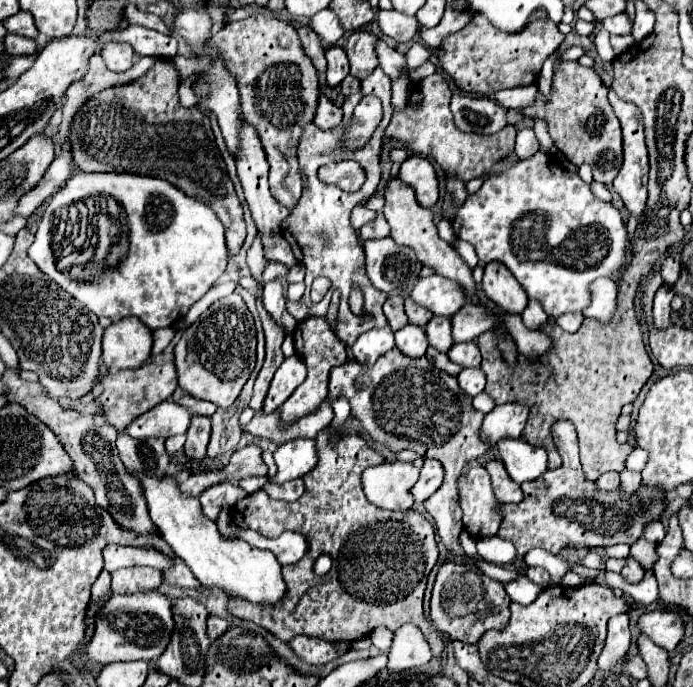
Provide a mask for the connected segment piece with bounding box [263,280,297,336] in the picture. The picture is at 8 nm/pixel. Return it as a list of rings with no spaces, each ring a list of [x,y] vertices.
[[[273,280],[273,282],[267,282],[265,284],[263,306],[269,312],[269,316],[273,318],[273,322],[285,330],[285,336],[291,336],[293,330],[295,330],[295,326],[297,326],[297,322],[285,310],[285,296],[283,296],[283,290],[281,290],[279,280]]]

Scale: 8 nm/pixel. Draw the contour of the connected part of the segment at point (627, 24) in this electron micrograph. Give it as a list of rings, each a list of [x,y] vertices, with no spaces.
[[[625,12],[603,20],[603,28],[607,28],[609,34],[631,34],[631,26],[633,24]]]

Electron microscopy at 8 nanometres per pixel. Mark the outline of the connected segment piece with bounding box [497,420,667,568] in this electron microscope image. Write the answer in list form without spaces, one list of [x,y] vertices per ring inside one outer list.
[[[557,420],[551,428],[551,436],[563,458],[563,466],[541,474],[537,480],[521,484],[525,496],[523,502],[501,506],[505,520],[497,536],[515,544],[517,556],[513,564],[517,568],[527,566],[525,554],[531,548],[545,548],[551,554],[559,554],[563,548],[605,548],[611,544],[631,546],[643,536],[645,524],[663,518],[667,506],[667,490],[663,486],[641,484],[635,494],[627,494],[621,486],[613,492],[603,492],[581,472],[575,426],[569,424],[569,420]]]

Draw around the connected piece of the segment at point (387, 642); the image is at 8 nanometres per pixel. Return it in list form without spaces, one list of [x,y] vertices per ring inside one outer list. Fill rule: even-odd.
[[[379,626],[370,635],[372,644],[381,651],[388,651],[392,645],[393,632],[385,626]]]

